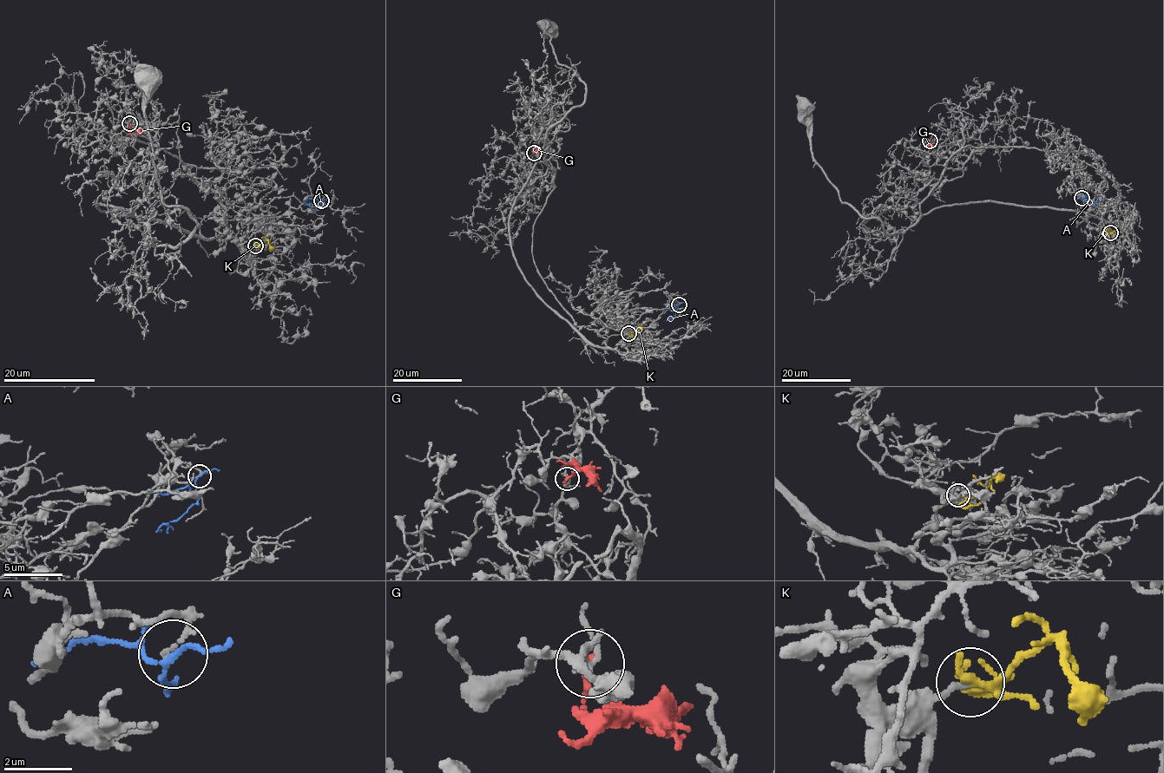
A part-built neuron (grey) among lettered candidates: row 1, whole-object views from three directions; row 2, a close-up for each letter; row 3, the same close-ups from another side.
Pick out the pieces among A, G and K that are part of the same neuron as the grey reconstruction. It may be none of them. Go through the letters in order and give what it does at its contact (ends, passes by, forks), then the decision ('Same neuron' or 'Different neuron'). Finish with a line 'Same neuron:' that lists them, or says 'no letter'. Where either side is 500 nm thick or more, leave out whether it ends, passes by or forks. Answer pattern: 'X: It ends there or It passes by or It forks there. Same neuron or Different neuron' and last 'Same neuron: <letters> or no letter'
A: It forks there. Different neuron
G: It passes by. Different neuron
K: It forks there. Same neuron
Same neuron: K

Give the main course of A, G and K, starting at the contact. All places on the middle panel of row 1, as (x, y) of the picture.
A: (679, 304), (678, 311), (667, 320)
G: (533, 153), (539, 151), (543, 157)
K: (628, 332), (634, 333), (639, 327), (641, 329)

